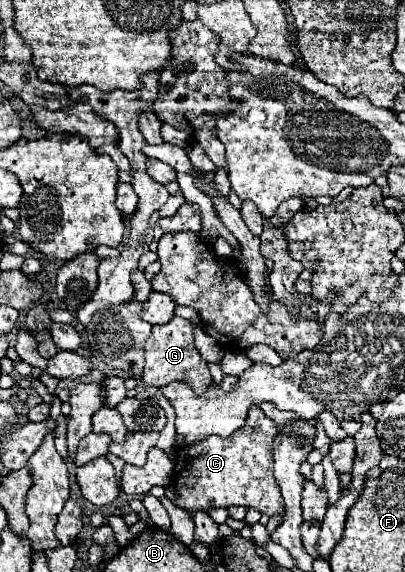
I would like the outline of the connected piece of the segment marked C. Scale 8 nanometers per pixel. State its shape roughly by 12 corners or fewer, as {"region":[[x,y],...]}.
{"region":[[252,406],[230,438],[176,454],[188,512],[284,502],[272,474],[276,422]]}

